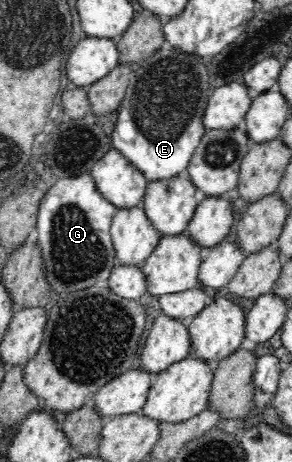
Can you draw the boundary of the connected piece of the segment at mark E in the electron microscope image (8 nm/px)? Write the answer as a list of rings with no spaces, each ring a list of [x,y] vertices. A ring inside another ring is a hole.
[[[165,40],[157,53],[131,64],[132,74],[129,76],[125,97],[117,109],[118,118],[112,139],[114,148],[138,168],[148,183],[175,178],[185,170],[204,136],[202,117],[211,93],[209,93],[209,73],[201,63],[201,59],[205,60],[205,57],[183,53]]]

